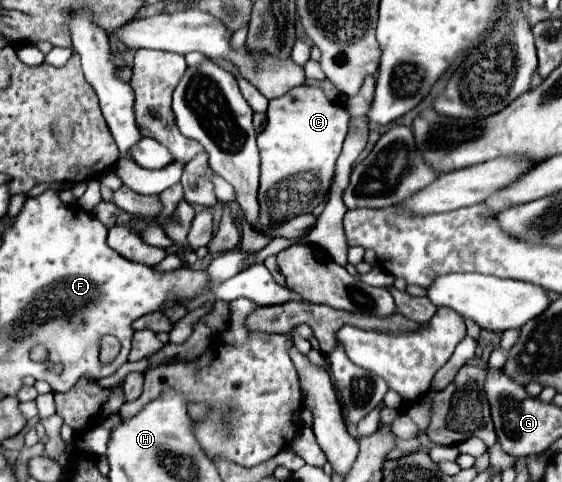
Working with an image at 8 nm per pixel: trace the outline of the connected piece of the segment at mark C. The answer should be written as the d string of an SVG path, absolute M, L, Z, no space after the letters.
M300 85L272 99L268 125L258 133L260 147L260 225L276 227L292 217L312 213L326 197L336 159L348 133L350 115L338 103L328 101L320 87Z

